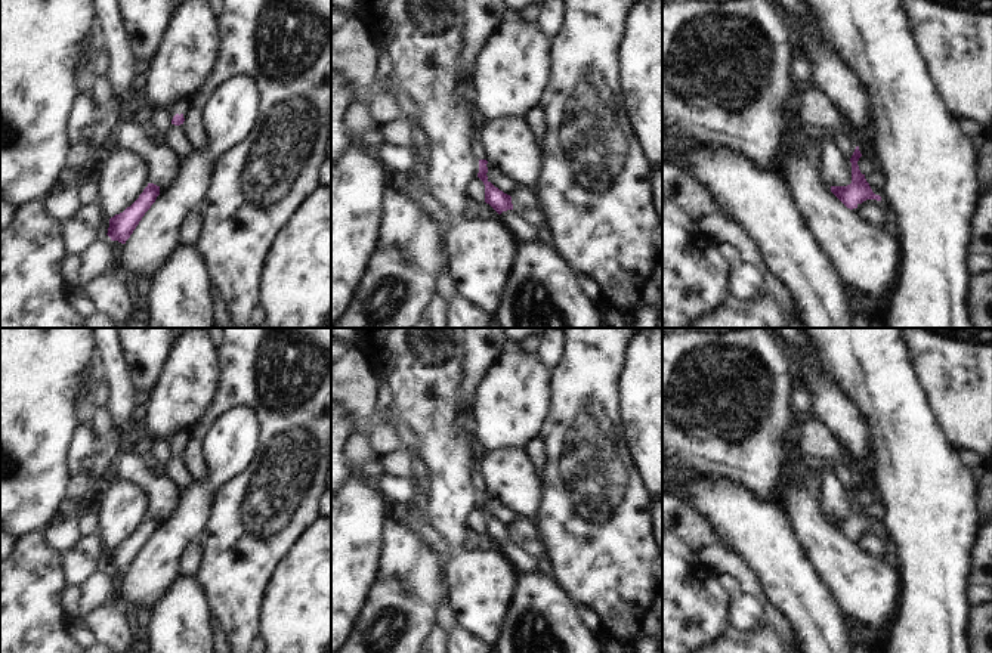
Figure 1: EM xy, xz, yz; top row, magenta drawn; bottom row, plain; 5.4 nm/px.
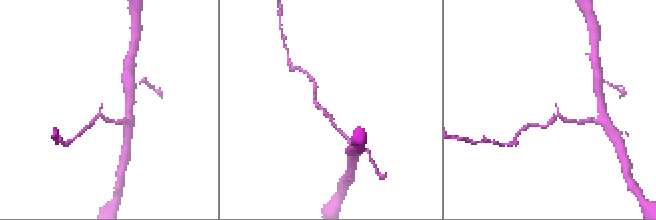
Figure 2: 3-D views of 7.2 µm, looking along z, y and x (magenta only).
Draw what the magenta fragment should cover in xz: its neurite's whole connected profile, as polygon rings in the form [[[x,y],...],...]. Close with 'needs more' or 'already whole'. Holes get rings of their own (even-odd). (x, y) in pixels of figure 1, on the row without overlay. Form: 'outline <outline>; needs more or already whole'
outline [[[479,490],[479,504],[478,508],[483,513],[485,516],[485,533],[489,535],[498,545],[507,541],[513,541],[512,535],[512,527],[495,519],[489,511],[488,511],[488,492],[486,490]]]; already whole

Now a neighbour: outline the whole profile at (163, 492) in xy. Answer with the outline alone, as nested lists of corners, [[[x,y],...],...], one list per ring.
[[[123,442],[111,459],[111,465],[118,477],[148,488],[148,514],[161,519],[174,511],[180,489],[167,473],[154,471],[148,455],[135,452],[127,442]]]

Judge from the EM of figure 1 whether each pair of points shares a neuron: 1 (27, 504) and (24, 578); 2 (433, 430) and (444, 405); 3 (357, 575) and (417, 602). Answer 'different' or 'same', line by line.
1: different
2: same
3: different

